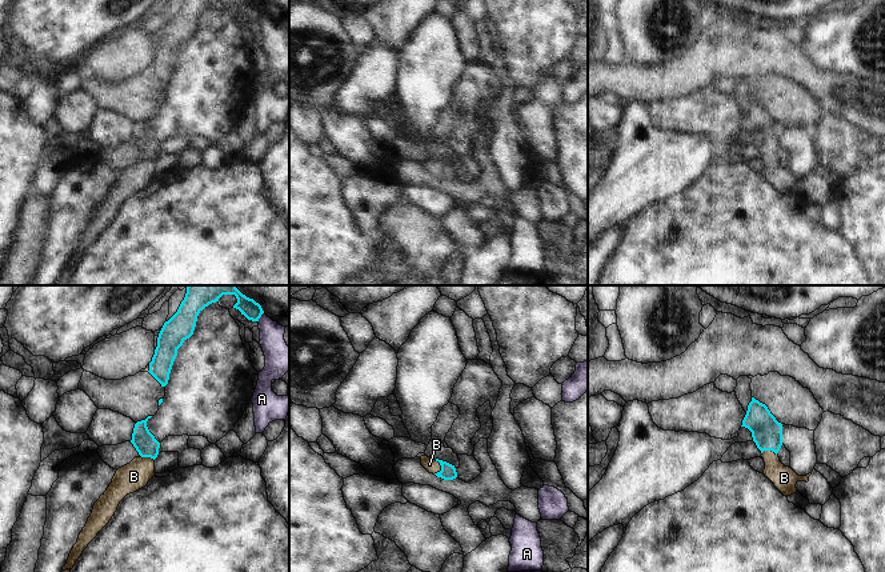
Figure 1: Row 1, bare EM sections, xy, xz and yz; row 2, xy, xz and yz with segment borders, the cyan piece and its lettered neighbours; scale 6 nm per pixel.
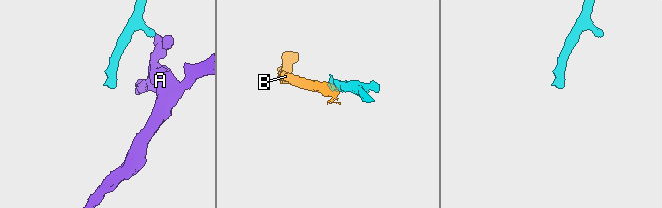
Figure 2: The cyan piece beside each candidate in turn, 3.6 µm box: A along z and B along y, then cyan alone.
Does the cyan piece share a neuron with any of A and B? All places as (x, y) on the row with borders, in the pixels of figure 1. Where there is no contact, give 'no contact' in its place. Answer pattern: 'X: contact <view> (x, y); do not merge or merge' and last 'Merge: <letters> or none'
A: contact xy (260, 316); do not merge
B: contact xz (441, 468); merge
Merge: B

